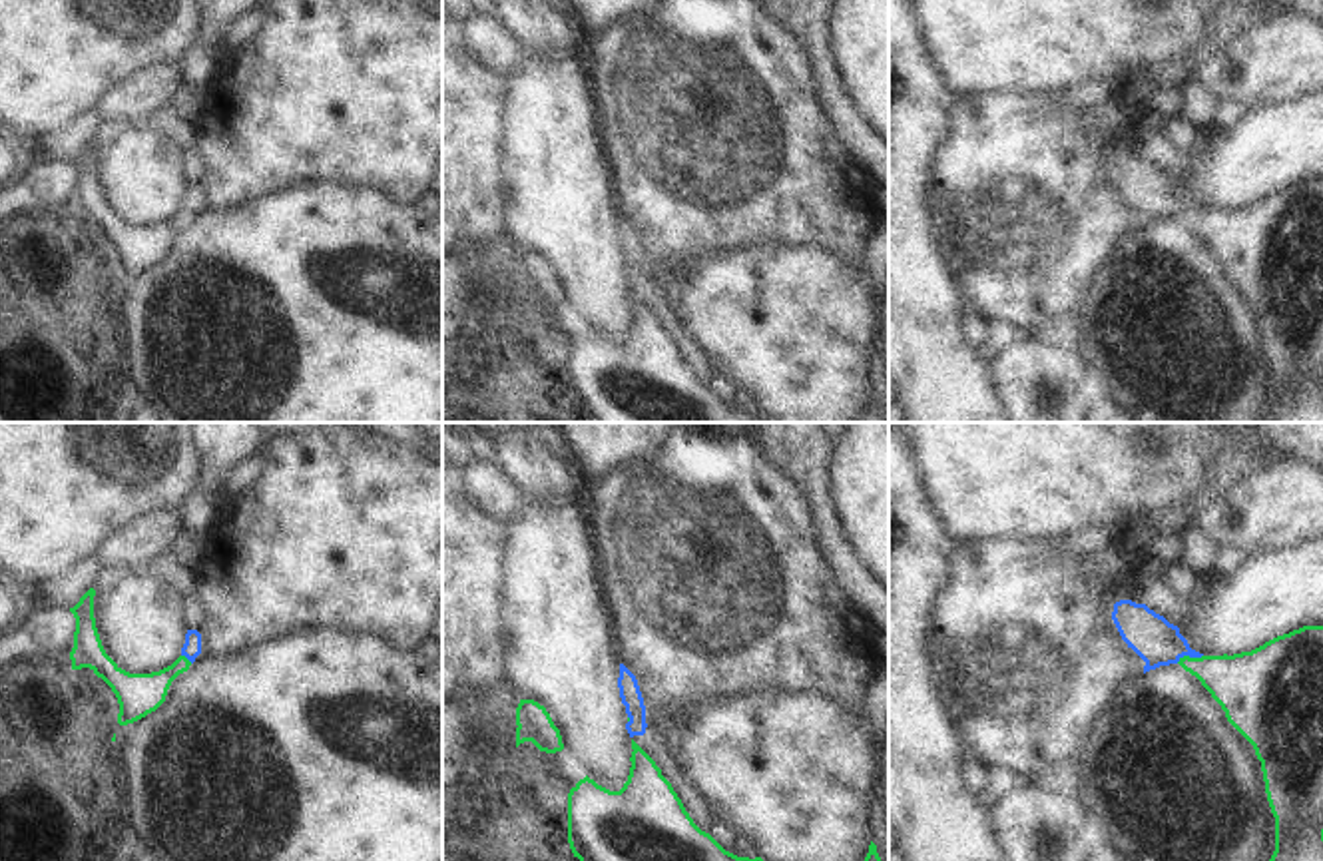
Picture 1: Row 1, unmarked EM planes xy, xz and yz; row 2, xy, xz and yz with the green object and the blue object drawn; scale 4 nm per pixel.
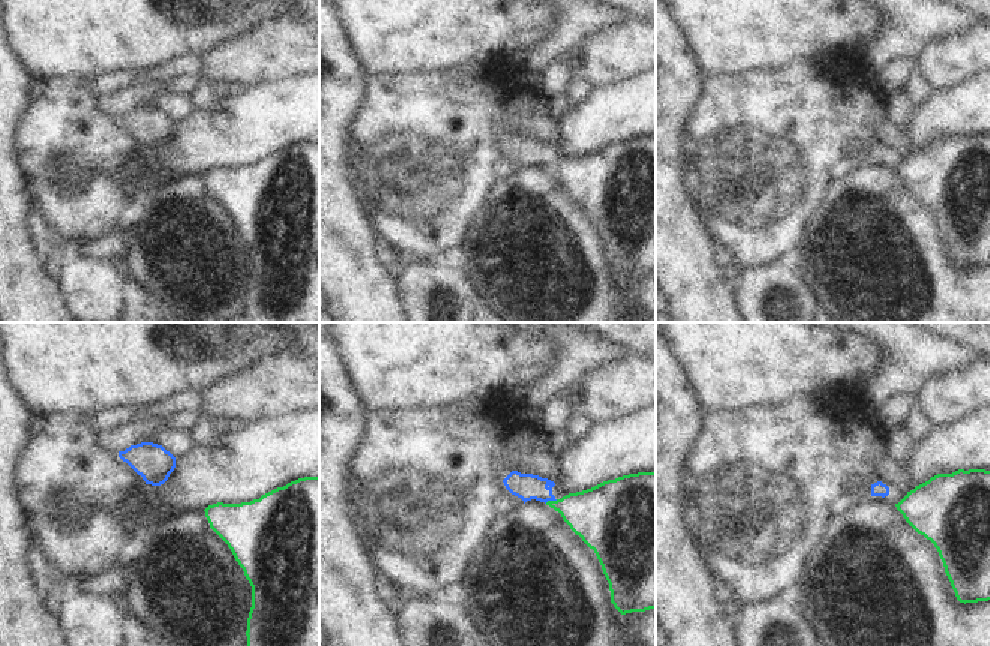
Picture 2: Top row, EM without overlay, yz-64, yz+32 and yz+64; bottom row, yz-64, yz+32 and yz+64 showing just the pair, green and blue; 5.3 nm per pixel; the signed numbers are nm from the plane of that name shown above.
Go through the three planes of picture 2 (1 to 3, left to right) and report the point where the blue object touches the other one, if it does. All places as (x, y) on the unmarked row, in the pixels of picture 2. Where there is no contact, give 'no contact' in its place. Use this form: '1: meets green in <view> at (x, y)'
1: no contact
2: meets green in yz+32 at (551, 165)
3: no contact

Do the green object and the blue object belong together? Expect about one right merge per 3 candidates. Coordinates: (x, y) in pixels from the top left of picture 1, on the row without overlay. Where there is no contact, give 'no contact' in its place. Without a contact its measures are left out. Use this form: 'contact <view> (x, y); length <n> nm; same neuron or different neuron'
contact yz (1188, 210); length 120 nm; same neuron

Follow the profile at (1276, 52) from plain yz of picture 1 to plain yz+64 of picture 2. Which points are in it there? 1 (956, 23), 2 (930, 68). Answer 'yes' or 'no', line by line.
1: no
2: yes

